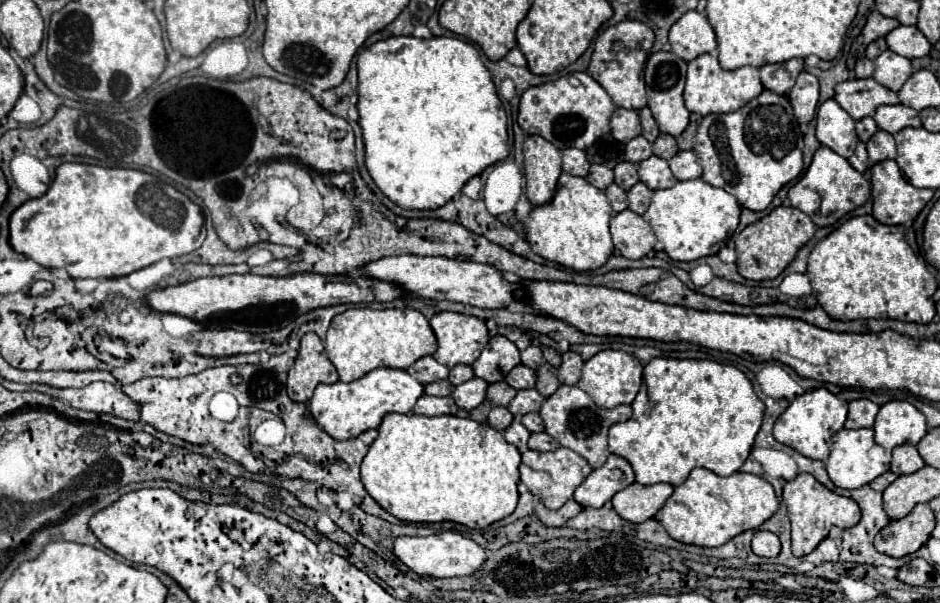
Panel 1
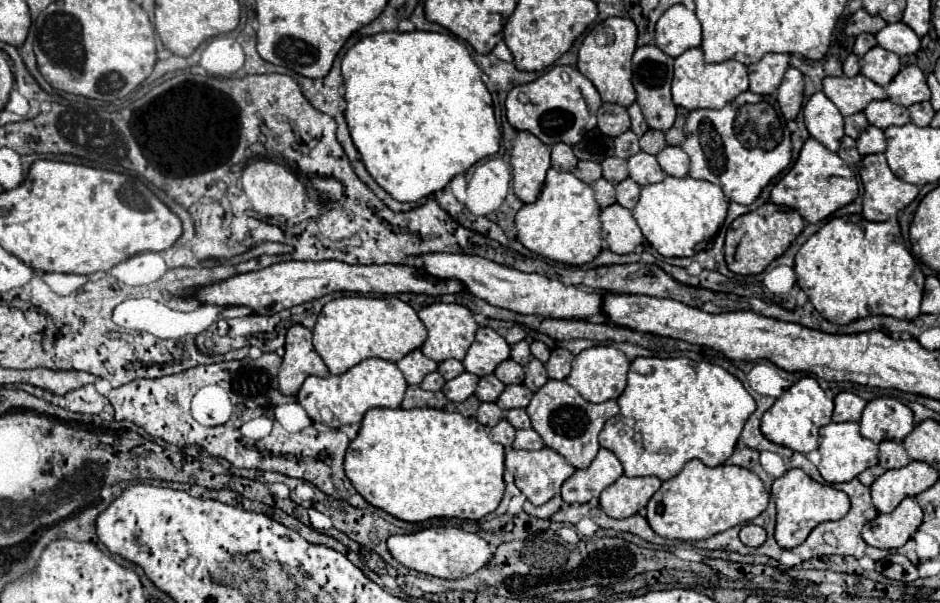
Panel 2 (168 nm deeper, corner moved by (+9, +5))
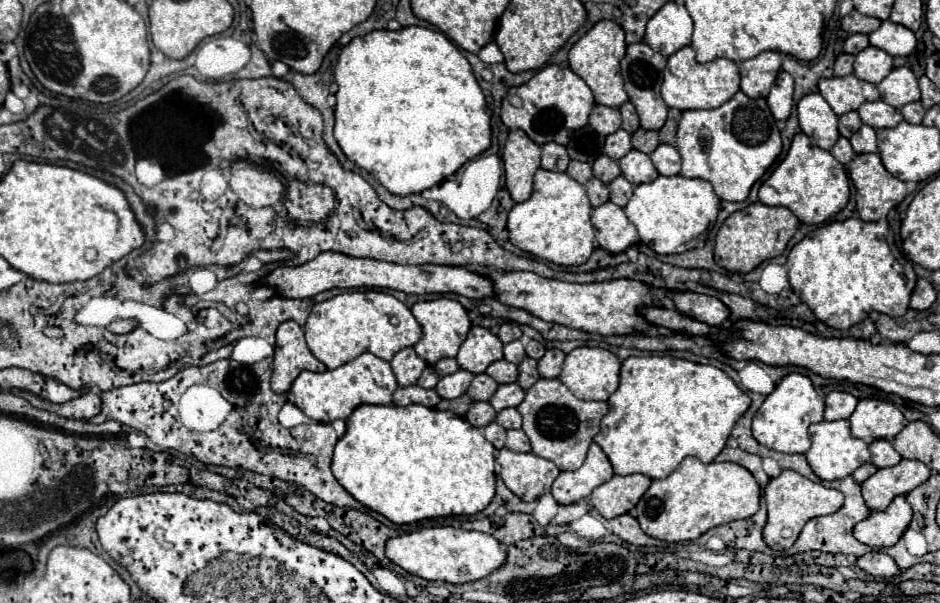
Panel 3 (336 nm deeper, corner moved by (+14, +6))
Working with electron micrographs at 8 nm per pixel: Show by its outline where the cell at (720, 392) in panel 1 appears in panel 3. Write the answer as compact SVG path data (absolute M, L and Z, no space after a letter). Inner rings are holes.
M653 354L632 356L623 362L619 388L611 394L607 404L609 412L601 420L601 432L595 436L595 442L607 454L613 472L619 476L641 472L649 478L667 478L687 456L713 462L725 448L733 424L747 412L751 398L715 366Z

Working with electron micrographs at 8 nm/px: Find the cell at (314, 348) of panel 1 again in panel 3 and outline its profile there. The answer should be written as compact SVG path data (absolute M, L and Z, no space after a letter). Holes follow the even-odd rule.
M283 322L277 330L275 362L273 362L273 392L289 392L293 380L303 372L325 372L325 364L319 362L307 348L303 328L297 322Z

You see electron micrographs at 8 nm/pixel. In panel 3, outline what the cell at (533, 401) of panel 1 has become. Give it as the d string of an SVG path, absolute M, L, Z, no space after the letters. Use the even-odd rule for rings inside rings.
M513 382L513 384L501 384L489 402L499 412L509 406L519 406L523 402L523 398L525 398L523 388L517 382Z

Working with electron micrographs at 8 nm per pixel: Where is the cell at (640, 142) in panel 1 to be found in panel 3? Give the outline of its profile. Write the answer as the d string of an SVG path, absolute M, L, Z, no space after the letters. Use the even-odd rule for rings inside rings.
M617 130L615 134L609 134L605 140L605 154L613 160L619 160L621 156L629 154L633 150L631 136L625 130Z

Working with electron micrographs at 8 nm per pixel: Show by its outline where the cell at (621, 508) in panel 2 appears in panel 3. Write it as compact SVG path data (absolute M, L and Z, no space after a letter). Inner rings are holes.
M645 474L613 476L605 484L597 486L591 494L591 506L603 518L615 518L627 514L649 488L651 478Z

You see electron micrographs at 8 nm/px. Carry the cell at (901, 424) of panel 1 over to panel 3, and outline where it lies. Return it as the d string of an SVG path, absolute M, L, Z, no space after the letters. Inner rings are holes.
M865 398L859 400L855 412L849 418L851 434L871 444L873 440L893 440L907 424L905 416L891 402Z

